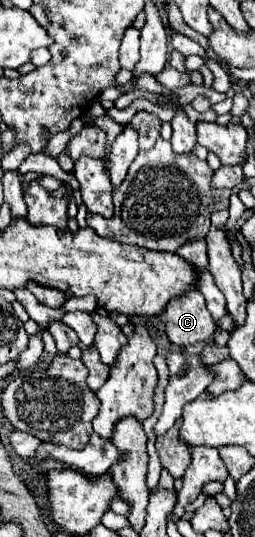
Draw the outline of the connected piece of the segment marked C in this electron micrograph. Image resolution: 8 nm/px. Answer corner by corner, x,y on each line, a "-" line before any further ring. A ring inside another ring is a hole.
191,291
179,299
173,299
165,307
163,321
169,341
177,347
207,341
217,327
199,291

